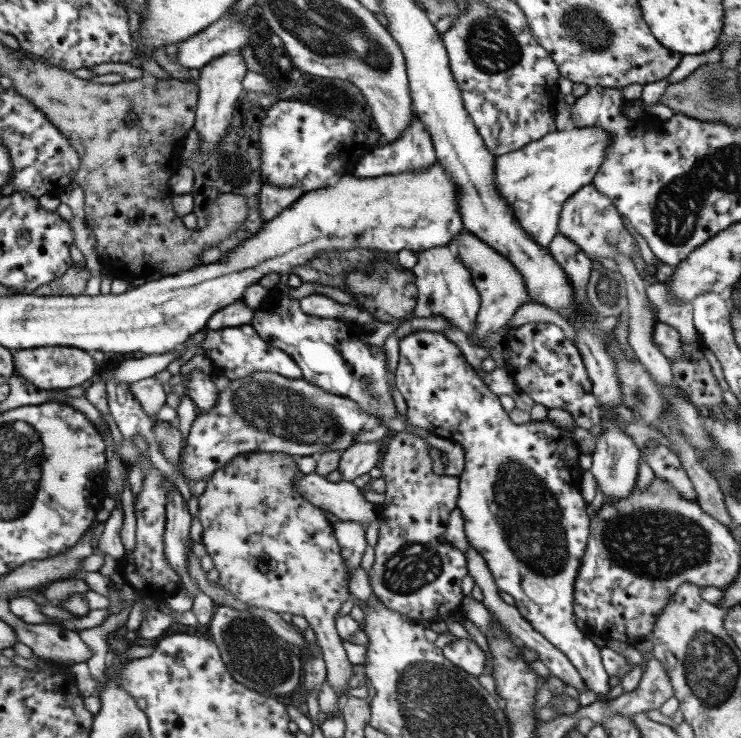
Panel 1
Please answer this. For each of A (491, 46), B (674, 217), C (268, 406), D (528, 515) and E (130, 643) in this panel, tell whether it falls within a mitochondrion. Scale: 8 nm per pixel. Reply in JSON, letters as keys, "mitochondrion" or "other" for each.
{"A":"mitochondrion","B":"mitochondrion","C":"mitochondrion","D":"mitochondrion","E":"other"}

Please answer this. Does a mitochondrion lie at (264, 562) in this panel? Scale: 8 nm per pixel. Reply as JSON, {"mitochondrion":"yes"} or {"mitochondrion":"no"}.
{"mitochondrion":"no"}

